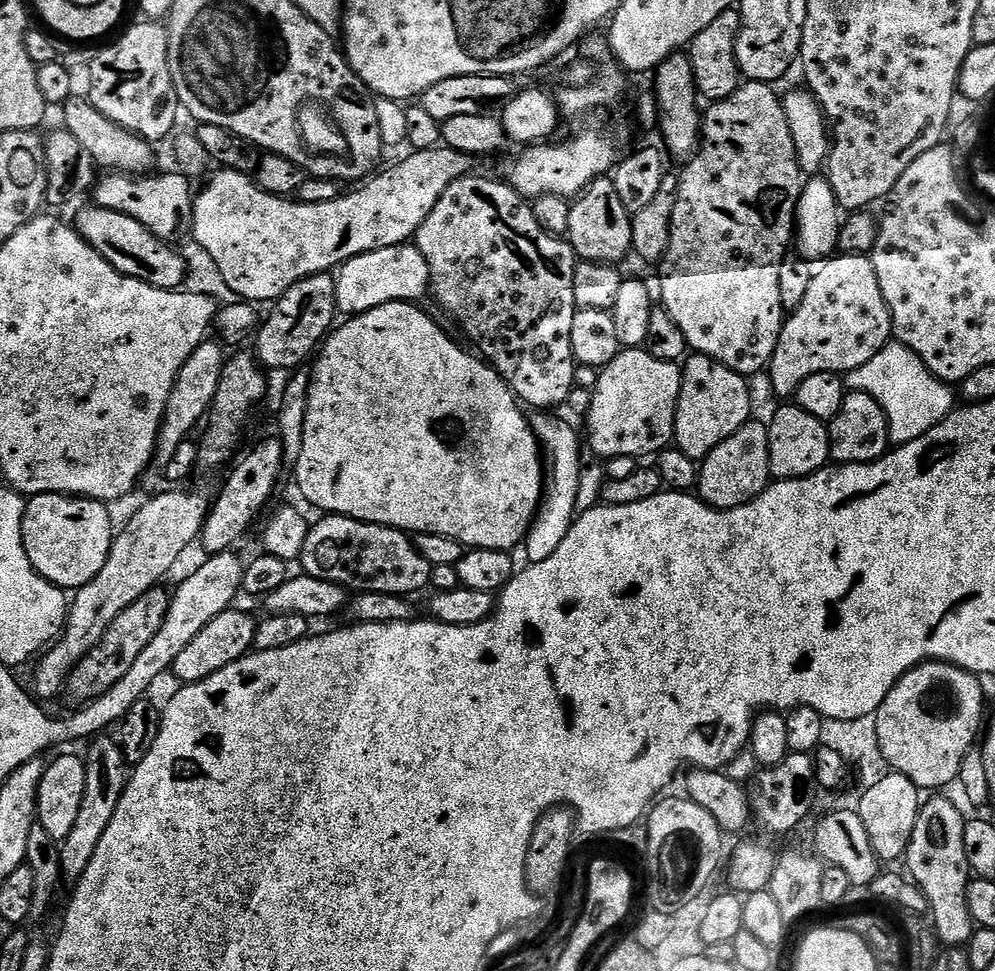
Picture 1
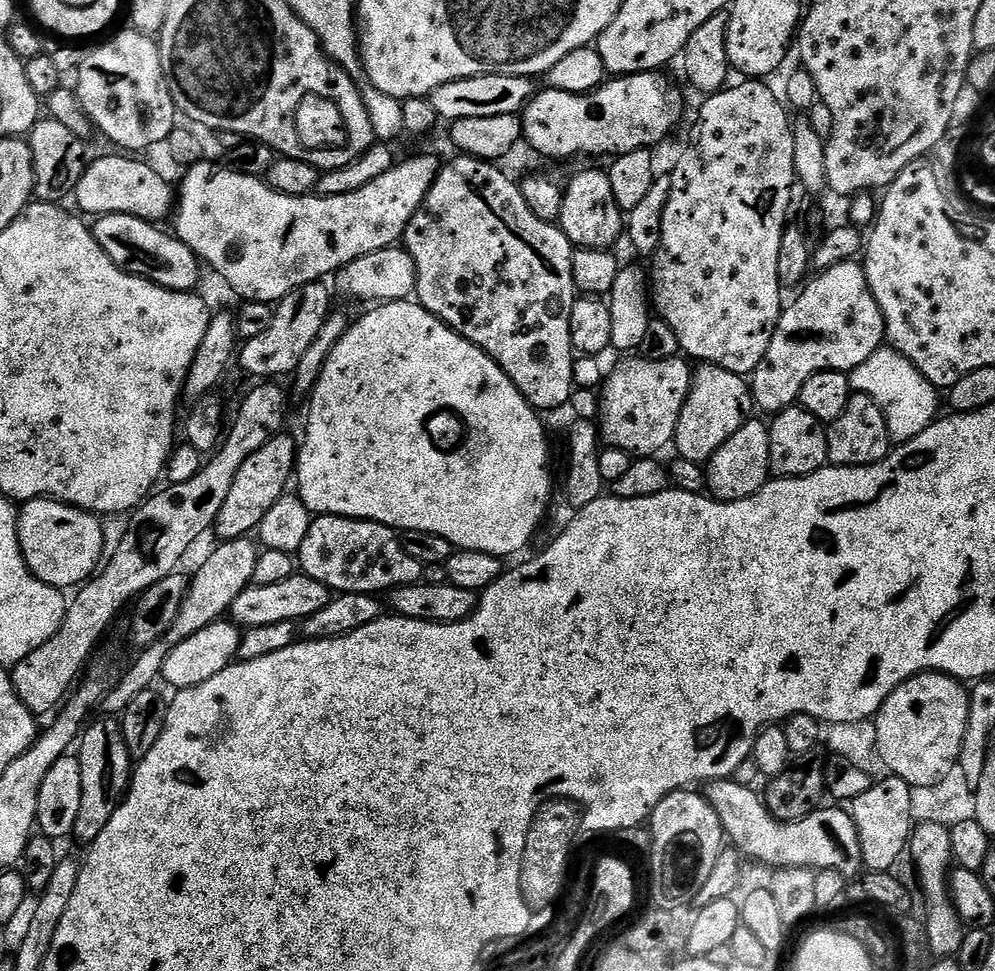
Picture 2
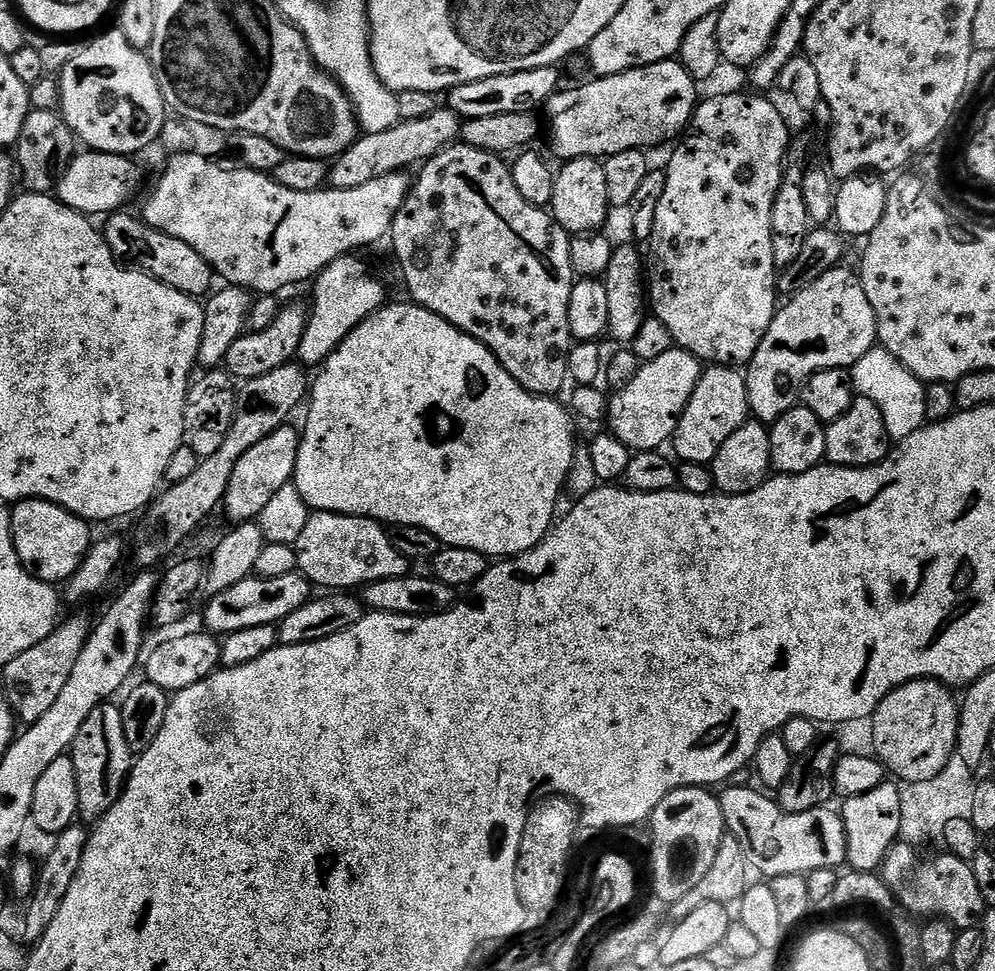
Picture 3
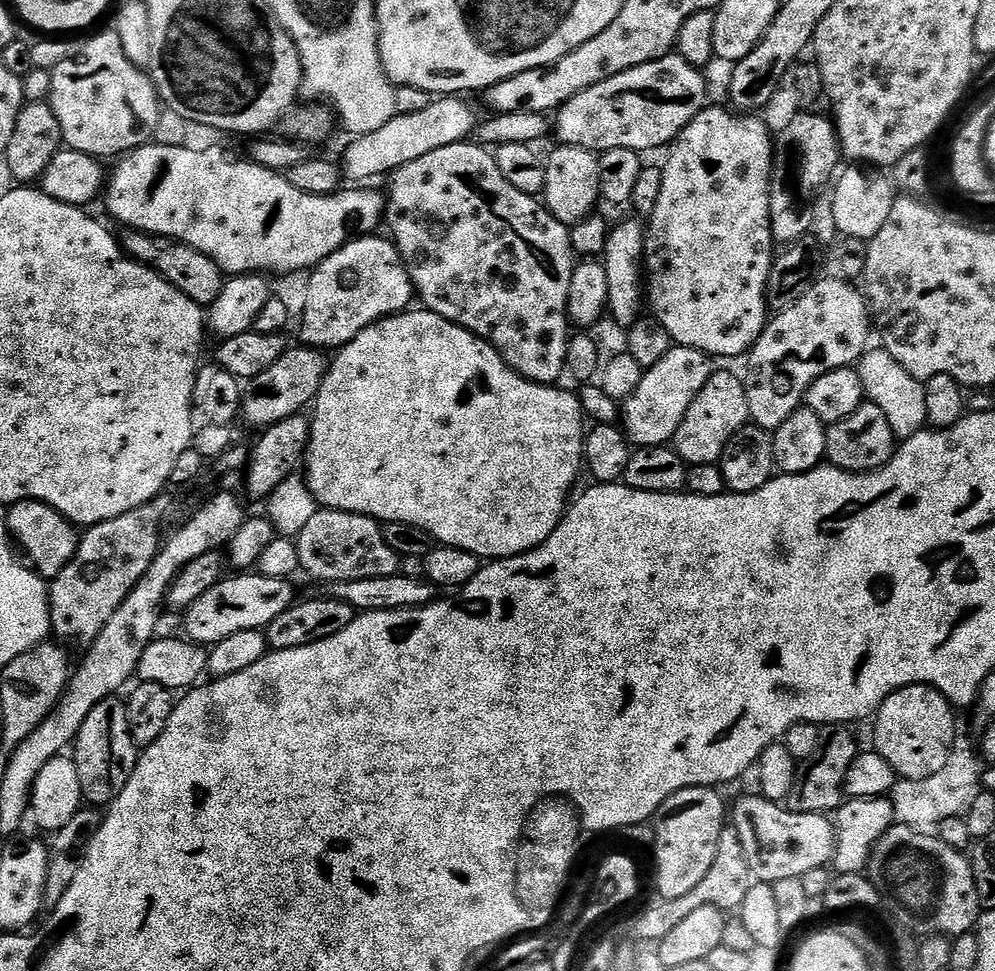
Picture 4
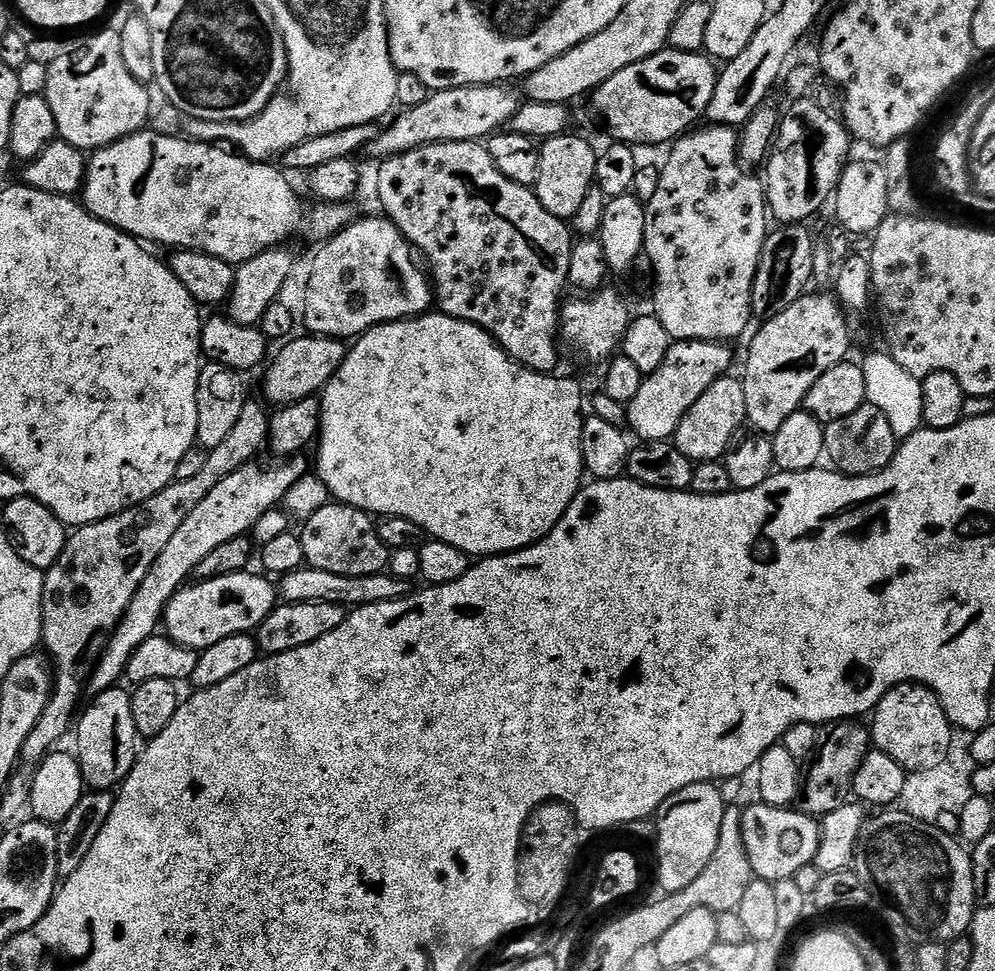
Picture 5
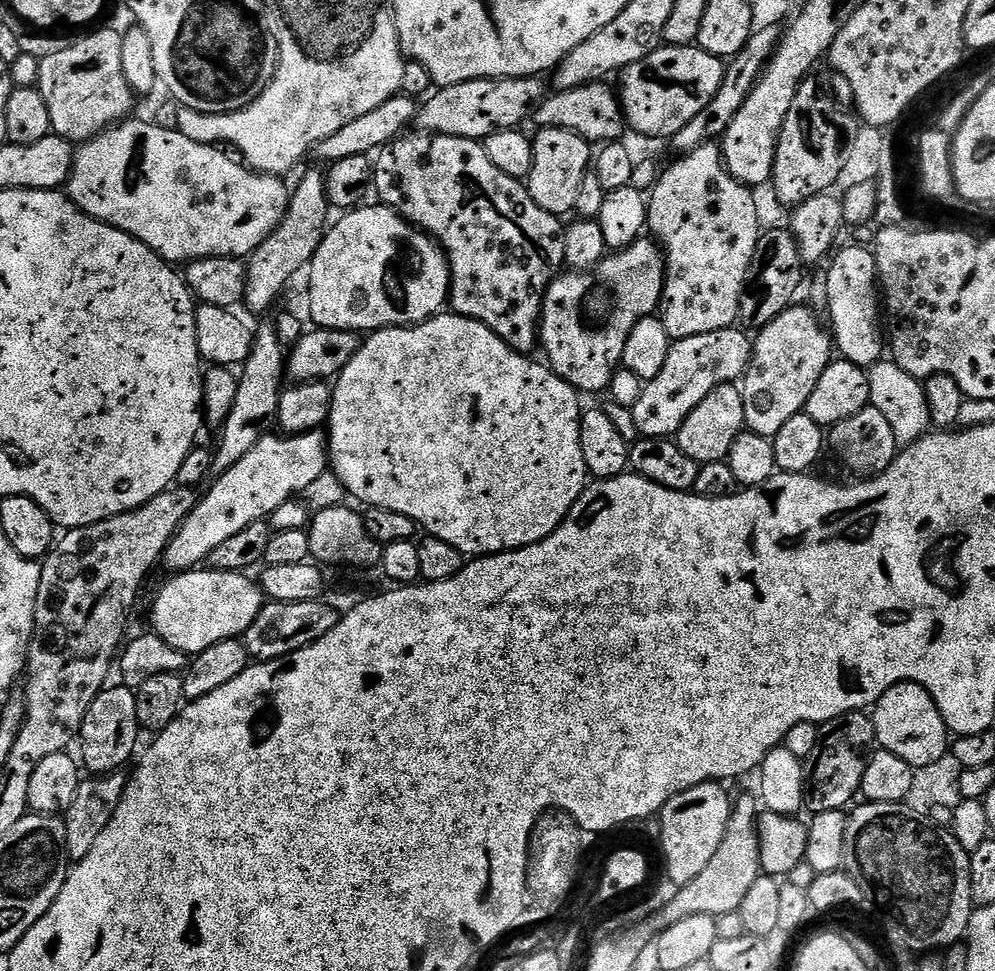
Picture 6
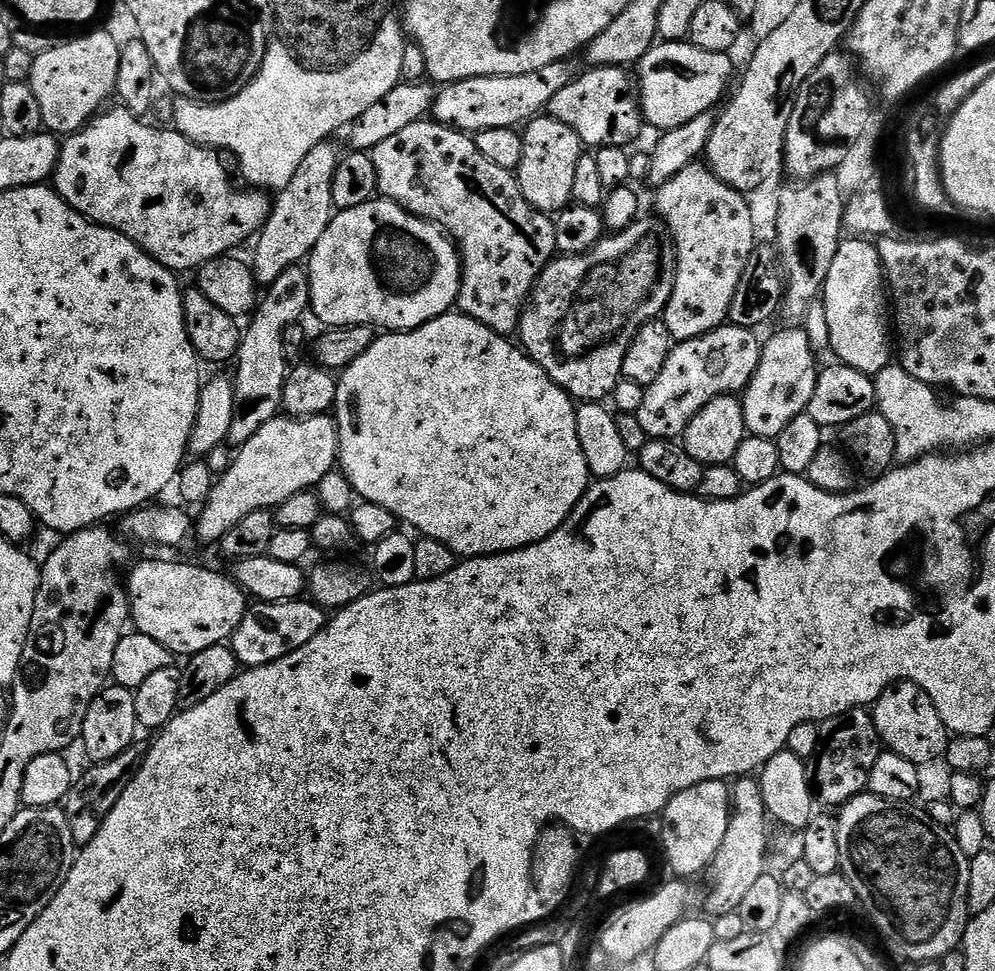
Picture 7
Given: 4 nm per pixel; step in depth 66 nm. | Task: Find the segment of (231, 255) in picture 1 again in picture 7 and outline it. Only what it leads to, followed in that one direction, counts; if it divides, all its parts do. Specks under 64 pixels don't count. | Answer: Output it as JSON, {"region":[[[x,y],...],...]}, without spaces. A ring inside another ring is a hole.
{"region":[[[116,106],[113,112],[109,110],[101,111],[92,117],[79,132],[67,137],[63,141],[60,149],[60,161],[56,167],[54,177],[54,187],[58,195],[63,196],[64,201],[68,203],[74,210],[82,213],[87,220],[94,221],[95,224],[104,224],[107,228],[112,228],[116,232],[121,232],[126,238],[130,238],[142,251],[150,254],[153,260],[157,260],[162,266],[166,266],[171,272],[183,274],[191,270],[198,270],[206,262],[210,262],[219,256],[227,256],[239,244],[244,244],[253,239],[264,227],[264,223],[268,221],[268,213],[271,212],[273,201],[270,199],[269,193],[264,190],[248,190],[252,192],[243,192],[242,189],[236,188],[234,181],[228,177],[228,172],[224,169],[224,164],[219,160],[217,153],[213,149],[202,145],[195,144],[193,140],[187,140],[181,132],[169,130],[164,126],[153,126],[151,123],[145,122],[143,119],[137,118],[133,112],[128,111],[123,106]]]}

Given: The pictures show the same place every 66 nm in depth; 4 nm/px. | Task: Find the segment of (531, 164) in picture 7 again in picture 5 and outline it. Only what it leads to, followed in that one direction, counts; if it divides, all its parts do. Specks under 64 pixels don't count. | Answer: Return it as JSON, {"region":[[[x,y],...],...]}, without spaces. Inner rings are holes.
{"region":[[[572,135],[555,136],[539,145],[540,170],[538,182],[534,185],[536,197],[542,206],[565,222],[578,214],[586,194],[590,194],[596,182],[597,149],[592,149],[582,137]]]}

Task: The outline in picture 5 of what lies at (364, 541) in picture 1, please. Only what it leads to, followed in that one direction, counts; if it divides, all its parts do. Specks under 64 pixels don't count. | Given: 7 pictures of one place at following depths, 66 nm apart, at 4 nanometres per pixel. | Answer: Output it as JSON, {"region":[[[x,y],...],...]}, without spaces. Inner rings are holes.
{"region":[[[339,502],[326,503],[313,517],[303,521],[304,529],[299,529],[305,565],[349,578],[388,572],[390,550],[382,542],[376,525],[377,521],[360,508]]]}

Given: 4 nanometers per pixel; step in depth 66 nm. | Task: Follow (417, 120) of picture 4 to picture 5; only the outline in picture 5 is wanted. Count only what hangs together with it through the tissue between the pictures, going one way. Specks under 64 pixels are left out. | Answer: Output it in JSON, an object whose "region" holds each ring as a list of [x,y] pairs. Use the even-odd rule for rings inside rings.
{"region":[[[479,84],[469,88],[451,88],[432,92],[426,102],[405,108],[389,128],[377,131],[370,145],[370,152],[379,158],[389,158],[418,150],[427,144],[446,142],[483,141],[485,138],[511,125],[514,114],[522,103],[521,97],[511,92],[511,87],[499,84]]]}

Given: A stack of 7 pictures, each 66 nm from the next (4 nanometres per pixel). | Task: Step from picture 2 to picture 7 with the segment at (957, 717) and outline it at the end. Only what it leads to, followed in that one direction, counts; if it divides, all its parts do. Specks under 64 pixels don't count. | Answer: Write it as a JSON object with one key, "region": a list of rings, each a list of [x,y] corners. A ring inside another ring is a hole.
{"region":[[[902,680],[899,684],[891,684],[878,697],[871,709],[872,721],[880,735],[881,745],[894,754],[902,754],[916,765],[934,762],[941,759],[948,748],[950,733],[942,722],[938,710],[934,710],[934,702],[930,702],[930,694],[922,690],[914,682]]]}

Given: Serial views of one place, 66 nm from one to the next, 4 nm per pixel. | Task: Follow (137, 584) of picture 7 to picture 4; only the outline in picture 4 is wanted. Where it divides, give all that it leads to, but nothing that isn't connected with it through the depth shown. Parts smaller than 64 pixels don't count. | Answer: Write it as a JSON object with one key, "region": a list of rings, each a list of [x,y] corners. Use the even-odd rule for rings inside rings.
{"region":[[[259,574],[232,575],[206,590],[206,594],[202,594],[202,598],[195,600],[183,613],[187,639],[201,646],[211,646],[222,642],[222,638],[230,638],[230,634],[238,634],[238,630],[267,629],[268,624],[278,618],[278,614],[294,603],[291,579],[266,578]]]}

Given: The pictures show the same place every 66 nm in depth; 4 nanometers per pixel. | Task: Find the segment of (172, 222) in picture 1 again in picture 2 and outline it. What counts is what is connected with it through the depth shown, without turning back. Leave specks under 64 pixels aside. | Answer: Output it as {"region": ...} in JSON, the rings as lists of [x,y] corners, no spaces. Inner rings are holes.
{"region":[[[116,154],[120,156],[100,156],[91,161],[82,174],[74,193],[74,201],[81,208],[85,217],[99,218],[106,214],[135,213],[136,204],[140,204],[138,214],[144,220],[164,222],[174,212],[174,188],[160,172],[155,172],[148,164],[132,154]]]}

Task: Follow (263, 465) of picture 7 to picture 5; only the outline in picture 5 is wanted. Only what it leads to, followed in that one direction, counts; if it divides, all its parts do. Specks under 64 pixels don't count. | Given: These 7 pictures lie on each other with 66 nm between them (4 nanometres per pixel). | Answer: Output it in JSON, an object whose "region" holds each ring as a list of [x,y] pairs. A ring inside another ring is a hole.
{"region":[[[303,455],[294,456],[283,462],[272,462],[276,464],[269,468],[263,468],[260,462],[247,464],[234,470],[234,474],[222,478],[222,482],[218,482],[218,486],[206,494],[206,499],[190,513],[190,518],[186,518],[182,526],[178,526],[170,542],[166,542],[162,554],[158,554],[158,562],[150,566],[150,574],[142,578],[142,586],[138,586],[130,606],[126,606],[126,612],[116,623],[116,629],[109,636],[104,652],[92,669],[87,686],[89,693],[105,692],[107,688],[115,688],[121,683],[134,650],[138,650],[146,638],[157,635],[165,608],[174,594],[189,583],[198,562],[202,562],[202,558],[206,558],[213,550],[218,550],[218,546],[239,536],[248,536],[258,518],[277,507],[287,491],[309,471],[309,461],[307,464],[304,459]]]}

